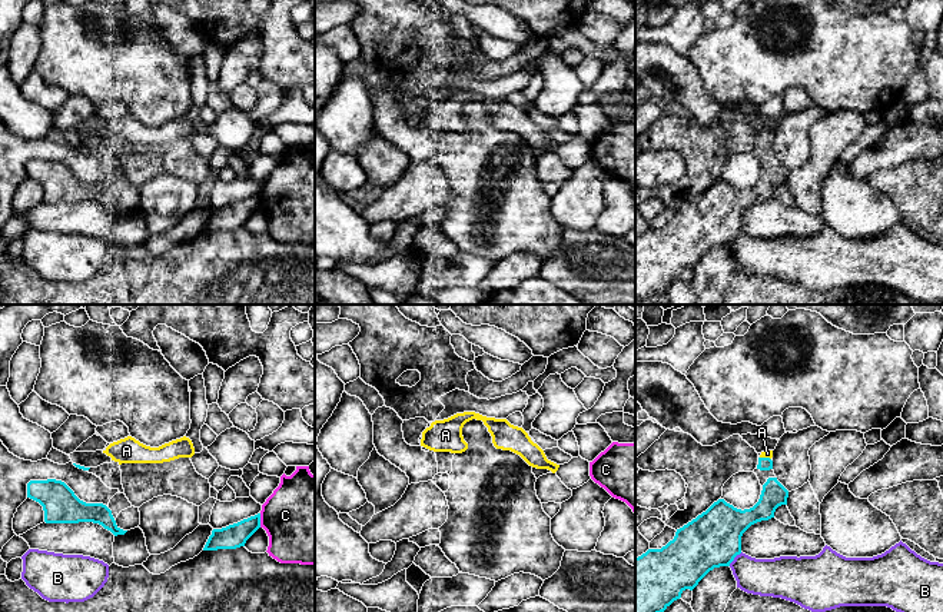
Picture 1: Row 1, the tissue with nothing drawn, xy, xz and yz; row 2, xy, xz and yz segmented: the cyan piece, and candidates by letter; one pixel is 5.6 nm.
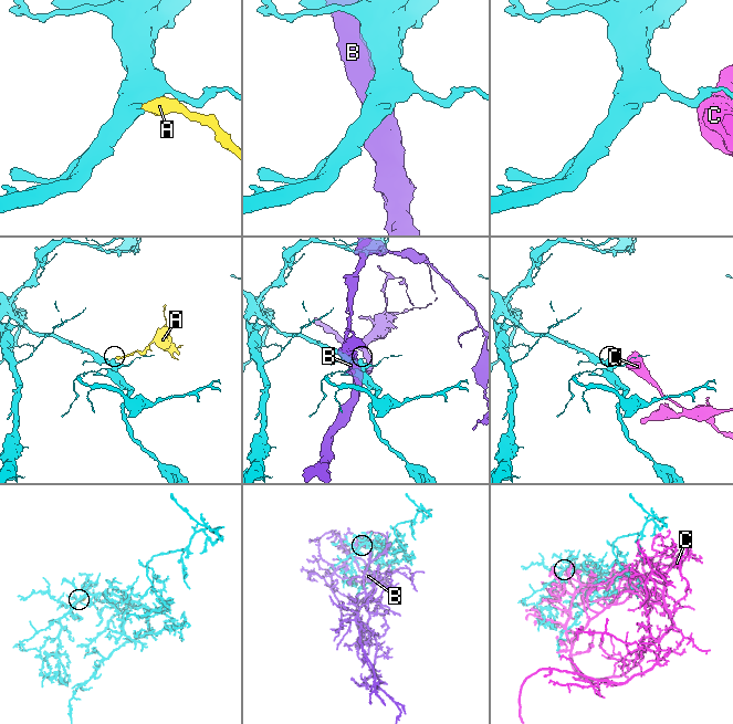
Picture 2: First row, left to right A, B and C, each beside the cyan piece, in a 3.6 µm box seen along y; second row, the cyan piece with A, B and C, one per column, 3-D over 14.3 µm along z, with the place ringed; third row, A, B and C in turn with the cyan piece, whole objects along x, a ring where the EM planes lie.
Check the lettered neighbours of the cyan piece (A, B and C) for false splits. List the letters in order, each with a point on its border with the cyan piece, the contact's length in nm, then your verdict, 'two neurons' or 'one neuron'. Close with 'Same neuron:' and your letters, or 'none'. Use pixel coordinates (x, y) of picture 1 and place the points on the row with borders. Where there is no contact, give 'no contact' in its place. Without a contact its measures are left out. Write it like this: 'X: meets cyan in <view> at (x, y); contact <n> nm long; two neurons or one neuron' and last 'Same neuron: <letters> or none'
A: meets cyan in yz at (766, 458); contact 70 nm long; one neuron
B: meets cyan in yz at (734, 556); contact 110 nm long; two neurons
C: meets cyan in xy at (259, 521); contact 80 nm long; two neurons
Same neuron: A

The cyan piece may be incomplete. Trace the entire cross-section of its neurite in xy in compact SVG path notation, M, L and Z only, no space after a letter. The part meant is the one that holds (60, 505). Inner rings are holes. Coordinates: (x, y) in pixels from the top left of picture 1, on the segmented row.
M30 480L27 483L27 498L39 502L44 510L46 523L79 523L93 522L110 530L114 536L124 535L103 503L86 503L62 480Z

